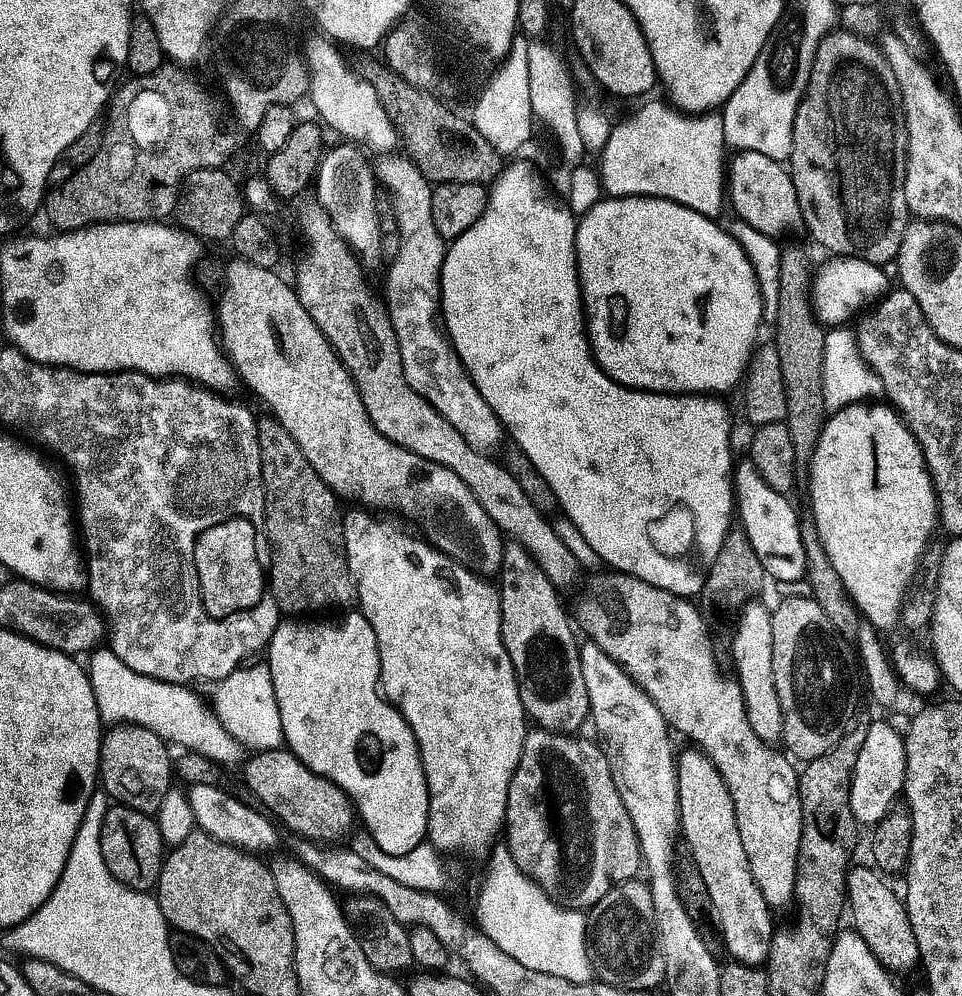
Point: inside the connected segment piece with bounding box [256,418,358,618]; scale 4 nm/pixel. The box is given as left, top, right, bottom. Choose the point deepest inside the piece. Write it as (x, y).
(309, 573)

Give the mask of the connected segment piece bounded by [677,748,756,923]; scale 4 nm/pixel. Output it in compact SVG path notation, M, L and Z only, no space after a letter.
M689 749L677 759L682 834L692 850L719 920L727 923L735 914L735 888L742 889L756 880L750 870L749 855L746 854L741 831L738 830L733 796L721 772L702 750Z

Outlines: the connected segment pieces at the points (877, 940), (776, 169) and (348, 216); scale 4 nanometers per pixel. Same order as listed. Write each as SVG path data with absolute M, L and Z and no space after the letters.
M855 867L849 871L846 898L855 931L884 968L894 974L912 972L923 965L927 945L924 944L925 948L920 949L920 935L926 928L924 924L920 924L920 918L914 915L914 911L905 904L903 897L896 896L890 908L890 893L890 884L884 878L873 875L867 867Z
M735 153L726 172L726 192L730 197L730 204L736 207L736 216L766 236L780 238L787 228L801 223L800 199L796 196L791 171L766 154Z
M350 144L332 147L321 157L317 168L314 193L320 198L319 207L330 217L339 239L345 241L354 254L363 262L376 263L382 254L382 230L378 212L378 181L373 165Z

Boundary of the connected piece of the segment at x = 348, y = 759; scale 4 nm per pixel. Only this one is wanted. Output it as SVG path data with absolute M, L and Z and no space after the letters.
M348 614L345 620L340 620L337 624L300 624L304 622L288 622L292 624L287 624L287 622L281 622L277 626L277 630L275 634L273 634L273 638L270 644L268 644L266 648L266 663L273 672L273 680L274 680L274 690L277 692L277 702L278 706L281 710L282 716L282 726L284 727L285 732L285 741L289 751L293 752L295 756L301 760L312 771L314 774L318 774L322 778L326 778L330 782L334 782L337 784L340 789L345 792L346 795L350 797L352 803L359 815L362 817L363 827L366 829L369 836L374 838L374 842L378 847L383 850L386 854L390 854L391 856L405 856L406 854L410 854L415 850L418 845L425 843L429 839L428 837L428 819L430 818L430 800L431 798L428 796L428 786L427 786L427 778L424 773L424 763L422 762L422 758L420 757L420 747L418 746L418 742L416 741L416 735L412 733L410 730L410 726L404 721L404 716L400 713L399 708L393 708L391 704L388 703L387 699L382 695L382 685L380 682L380 647L378 646L378 642L376 641L376 635L374 634L374 630L370 626L370 622L368 621L363 614Z

